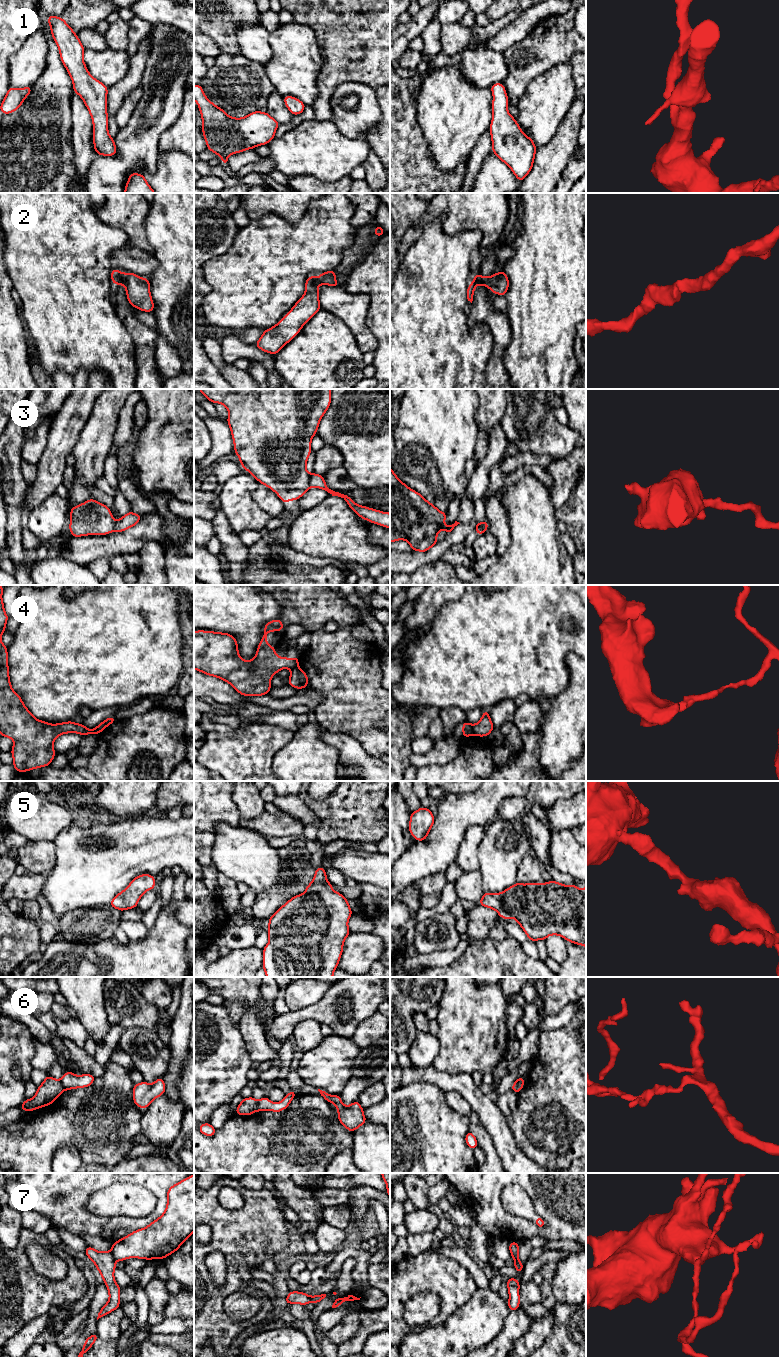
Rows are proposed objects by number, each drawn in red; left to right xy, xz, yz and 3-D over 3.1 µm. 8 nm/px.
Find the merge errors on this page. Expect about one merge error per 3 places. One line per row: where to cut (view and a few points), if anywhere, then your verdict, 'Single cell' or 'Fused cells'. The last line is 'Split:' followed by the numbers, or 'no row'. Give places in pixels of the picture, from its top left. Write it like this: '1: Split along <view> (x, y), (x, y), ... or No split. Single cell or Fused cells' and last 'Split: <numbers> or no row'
1: No split. Single cell
2: No split. Single cell
3: Split along xz (309, 474), (309, 484), (311, 486). Fused cells
4: Split along yz (471, 725), (473, 733). Fused cells
5: No split. Single cell
6: Split along xy (59, 1080), (65, 1089). Fused cells
7: Split along xy (111, 1252), (115, 1260). Fused cells
Split: 3, 4, 6, 7

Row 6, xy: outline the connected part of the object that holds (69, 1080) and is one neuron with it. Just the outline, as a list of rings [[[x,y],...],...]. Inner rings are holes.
[[[72,1071],[64,1072],[60,1082],[65,1090],[83,1088],[91,1086],[95,1080],[95,1076],[91,1074],[75,1075]]]

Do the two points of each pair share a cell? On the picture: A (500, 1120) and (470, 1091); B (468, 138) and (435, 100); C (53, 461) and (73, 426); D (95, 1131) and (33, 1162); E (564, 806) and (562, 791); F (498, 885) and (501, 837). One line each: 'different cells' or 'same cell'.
A: same cell
B: same cell
C: same cell
D: same cell
E: different cells
F: same cell

